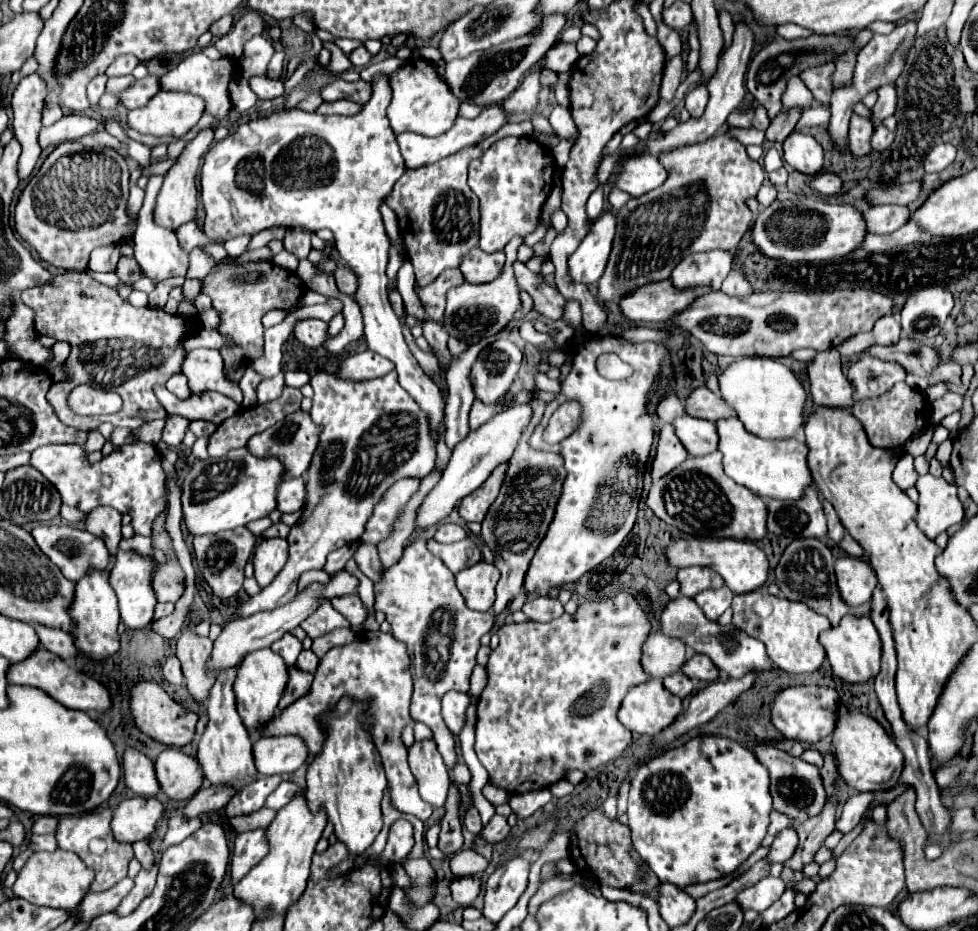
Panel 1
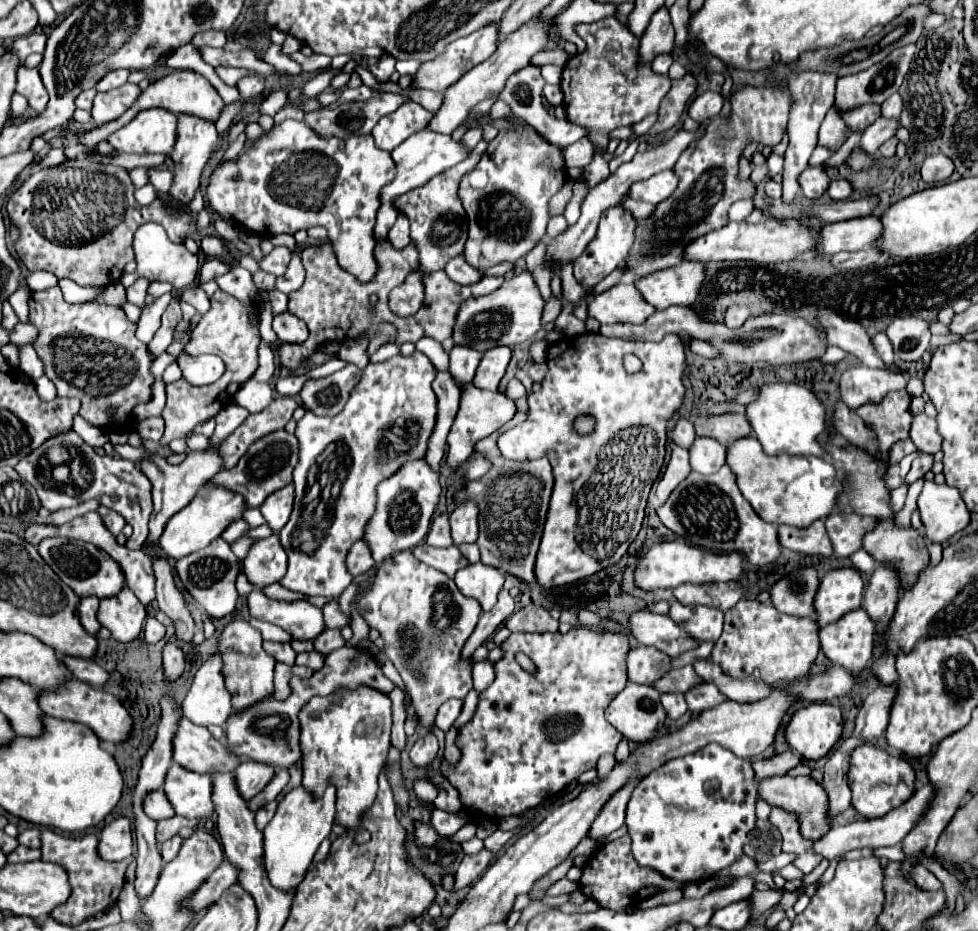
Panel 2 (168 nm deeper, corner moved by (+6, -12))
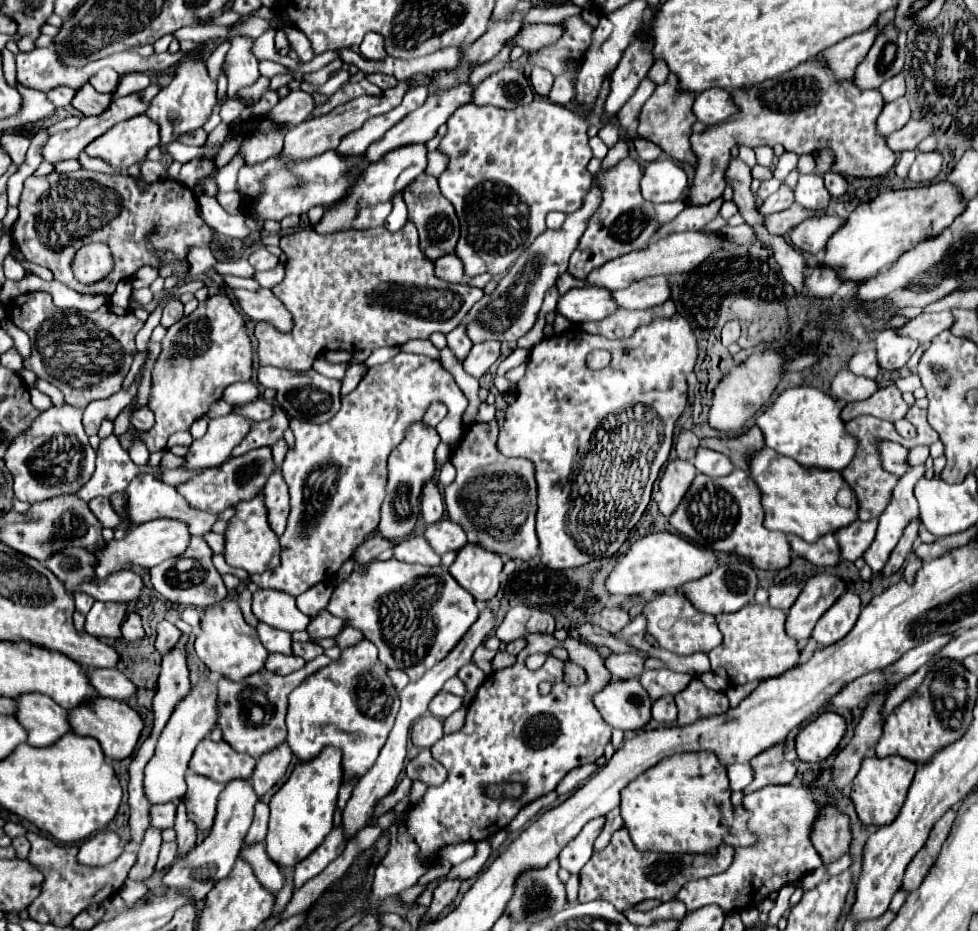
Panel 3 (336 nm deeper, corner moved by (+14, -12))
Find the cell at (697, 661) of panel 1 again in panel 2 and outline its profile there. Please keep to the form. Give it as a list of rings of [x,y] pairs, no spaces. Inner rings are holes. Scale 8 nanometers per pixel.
[[[686,665],[682,669],[670,669],[652,687],[660,693],[686,693],[686,689],[690,689],[698,683],[702,683],[702,679],[696,675],[692,665]]]

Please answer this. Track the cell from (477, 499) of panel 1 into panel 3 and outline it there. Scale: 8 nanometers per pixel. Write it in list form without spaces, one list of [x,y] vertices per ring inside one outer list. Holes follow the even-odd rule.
[[[444,517],[438,523],[430,525],[424,531],[424,537],[430,541],[432,549],[438,555],[444,555],[448,551],[458,551],[468,543],[466,533],[462,531],[462,527],[458,523],[454,523],[454,521],[450,521],[448,517]]]

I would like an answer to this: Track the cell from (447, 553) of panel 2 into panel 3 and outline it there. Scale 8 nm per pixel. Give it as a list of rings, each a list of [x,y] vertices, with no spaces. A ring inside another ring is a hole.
[[[408,537],[406,541],[394,547],[394,557],[404,563],[420,565],[440,565],[440,555],[430,549],[430,543],[424,537]]]

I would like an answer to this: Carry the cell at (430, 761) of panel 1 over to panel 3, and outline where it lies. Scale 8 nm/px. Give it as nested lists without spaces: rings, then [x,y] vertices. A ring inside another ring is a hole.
[[[424,715],[420,717],[412,729],[410,729],[410,739],[412,739],[412,745],[422,749],[422,747],[432,747],[440,737],[444,735],[442,731],[442,721],[432,717],[432,715]]]

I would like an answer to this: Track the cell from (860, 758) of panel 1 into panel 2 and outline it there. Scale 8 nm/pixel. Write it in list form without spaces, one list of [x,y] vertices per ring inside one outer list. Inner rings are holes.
[[[860,745],[860,749],[854,749],[850,763],[852,763],[852,769],[850,769],[852,807],[864,819],[884,817],[888,811],[900,807],[914,795],[916,773],[906,759],[892,757],[882,749],[874,749],[872,745]]]

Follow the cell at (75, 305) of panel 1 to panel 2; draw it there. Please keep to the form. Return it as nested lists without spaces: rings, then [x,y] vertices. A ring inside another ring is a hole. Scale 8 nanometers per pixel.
[[[52,287],[48,291],[36,291],[30,297],[30,323],[38,327],[38,337],[34,339],[34,349],[44,363],[46,377],[56,385],[58,397],[76,397],[82,401],[82,417],[94,427],[106,427],[110,423],[126,423],[134,405],[150,399],[150,387],[154,377],[150,373],[152,355],[148,347],[136,339],[136,323],[132,323],[126,313],[118,307],[100,307],[94,303],[70,305],[64,301],[62,291]],[[114,405],[114,417],[106,413],[106,407]]]

